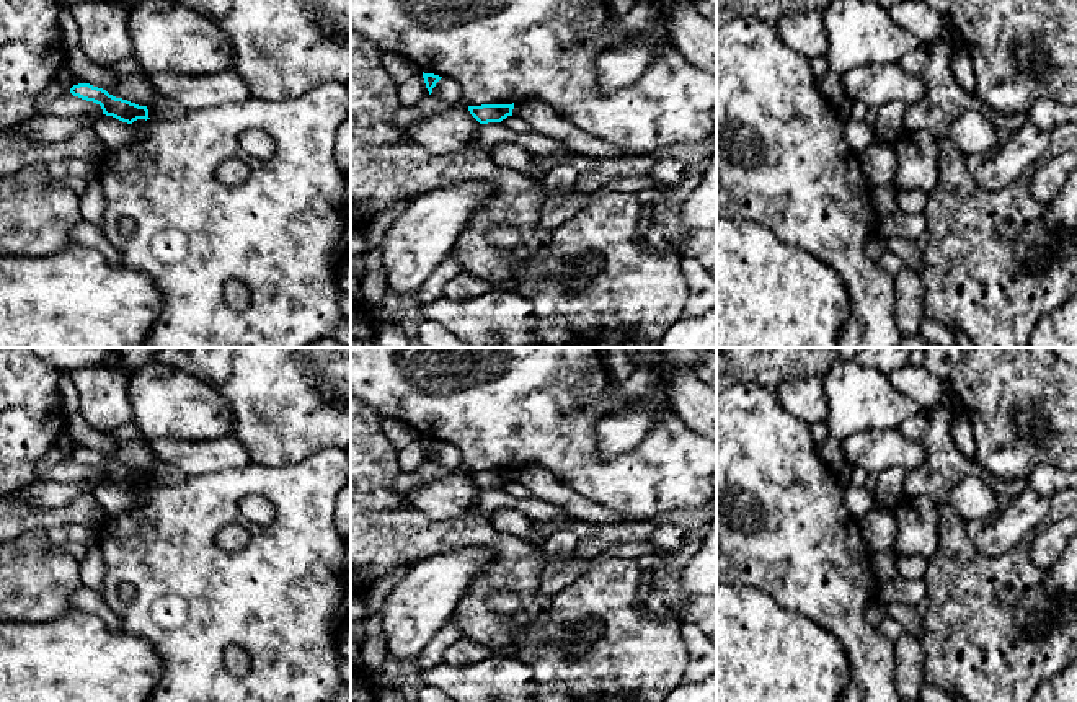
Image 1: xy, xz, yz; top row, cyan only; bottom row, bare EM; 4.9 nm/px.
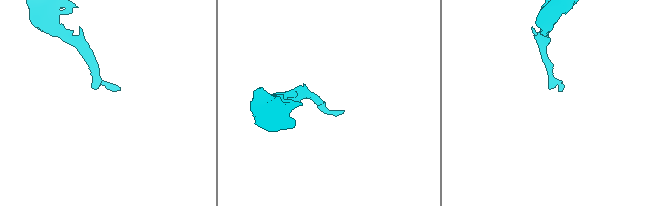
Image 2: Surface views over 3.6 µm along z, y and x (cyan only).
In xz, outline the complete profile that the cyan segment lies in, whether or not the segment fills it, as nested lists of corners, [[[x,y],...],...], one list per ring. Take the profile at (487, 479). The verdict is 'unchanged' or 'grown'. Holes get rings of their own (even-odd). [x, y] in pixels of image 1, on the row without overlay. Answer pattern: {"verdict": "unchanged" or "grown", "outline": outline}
{"verdict": "unchanged", "outline": [[[481,470],[481,472],[468,472],[470,480],[480,488],[501,488],[507,482],[512,482],[512,470]]]}

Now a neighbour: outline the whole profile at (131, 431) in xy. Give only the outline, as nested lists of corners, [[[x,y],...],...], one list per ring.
[[[129,421],[127,424],[108,431],[108,434],[114,438],[117,442],[142,439],[140,428],[134,421]]]

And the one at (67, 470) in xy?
[[[70,457],[62,459],[46,475],[49,482],[72,483],[78,480],[100,480],[101,472],[73,462]]]

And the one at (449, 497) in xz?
[[[447,473],[406,495],[421,513],[434,519],[459,519],[470,514],[481,490],[468,473]]]

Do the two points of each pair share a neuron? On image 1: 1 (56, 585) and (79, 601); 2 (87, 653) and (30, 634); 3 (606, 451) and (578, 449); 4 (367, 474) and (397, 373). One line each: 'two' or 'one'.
1: two
2: one
3: two
4: two

